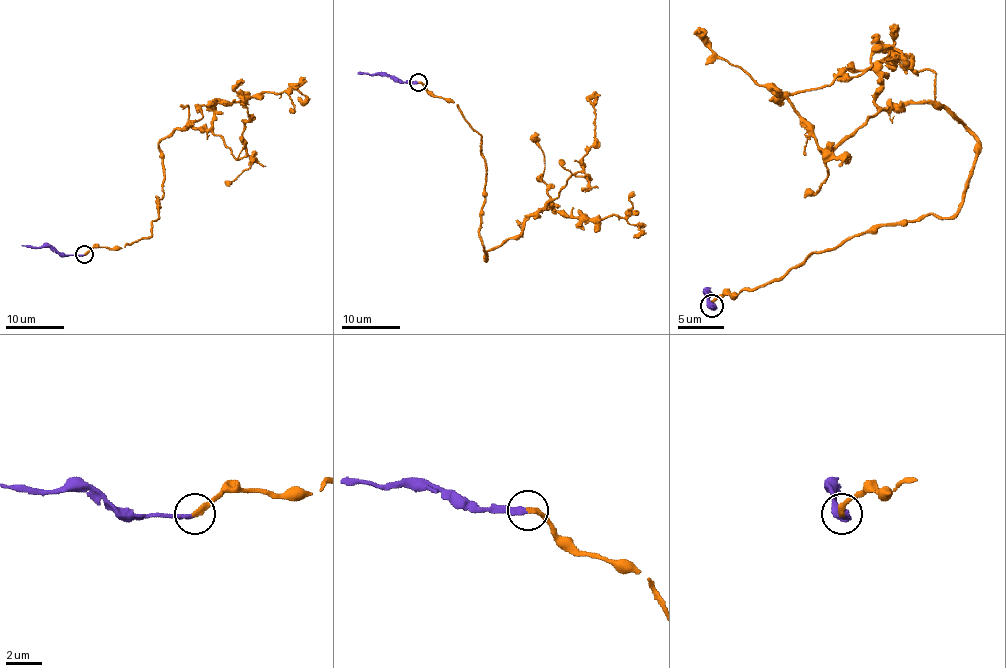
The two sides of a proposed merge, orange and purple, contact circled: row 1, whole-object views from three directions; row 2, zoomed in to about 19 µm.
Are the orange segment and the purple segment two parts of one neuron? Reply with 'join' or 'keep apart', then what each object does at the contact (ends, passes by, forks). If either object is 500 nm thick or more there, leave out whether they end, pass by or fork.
join | orange ends | purple ends

